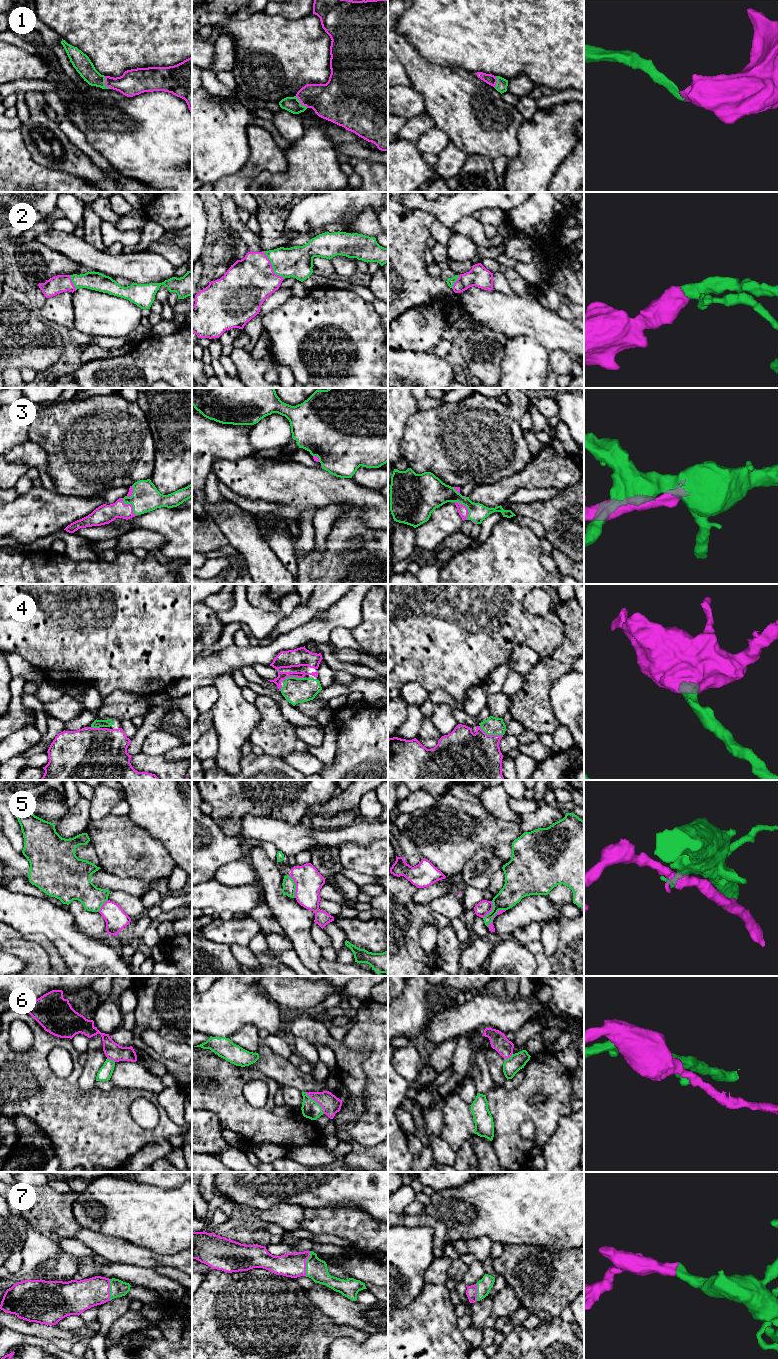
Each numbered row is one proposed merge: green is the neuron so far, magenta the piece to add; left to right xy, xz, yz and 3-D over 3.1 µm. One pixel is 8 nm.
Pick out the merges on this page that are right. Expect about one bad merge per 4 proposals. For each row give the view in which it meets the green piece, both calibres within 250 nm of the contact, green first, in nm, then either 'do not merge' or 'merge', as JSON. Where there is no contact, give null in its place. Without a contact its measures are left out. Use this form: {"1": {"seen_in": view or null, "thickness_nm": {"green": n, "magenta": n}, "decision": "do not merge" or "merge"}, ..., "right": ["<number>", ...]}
{"1": {"seen_in": "xy", "thickness_nm": {"green": 140, "magenta": 220}, "decision": "merge"}, "2": {"seen_in": "xz", "thickness_nm": {"green": 240, "magenta": 380}, "decision": "merge"}, "3": {"seen_in": "xy", "thickness_nm": {"green": 220, "magenta": 160}, "decision": "merge"}, "4": {"seen_in": "yz", "thickness_nm": {"green": 140, "magenta": 440}, "decision": "merge"}, "5": {"seen_in": "xz", "thickness_nm": {"green": 110, "magenta": 220}, "decision": "do not merge"}, "6": {"seen_in": "xz", "thickness_nm": {"green": 150, "magenta": 150}, "decision": "do not merge"}, "7": {"seen_in": "xz", "thickness_nm": {"green": 170, "magenta": 200}, "decision": "merge"}, "right": ["1", "2", "3", "4", "7"]}

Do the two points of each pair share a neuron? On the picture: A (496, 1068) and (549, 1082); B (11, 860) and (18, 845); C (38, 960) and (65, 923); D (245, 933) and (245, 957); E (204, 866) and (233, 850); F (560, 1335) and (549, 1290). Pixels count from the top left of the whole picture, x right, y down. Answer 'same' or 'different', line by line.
A: different
B: different
C: different
D: different
E: same
F: different

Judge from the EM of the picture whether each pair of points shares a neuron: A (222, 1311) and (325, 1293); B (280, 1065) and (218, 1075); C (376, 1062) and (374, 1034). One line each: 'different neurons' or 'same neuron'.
A: different neurons
B: different neurons
C: same neuron

